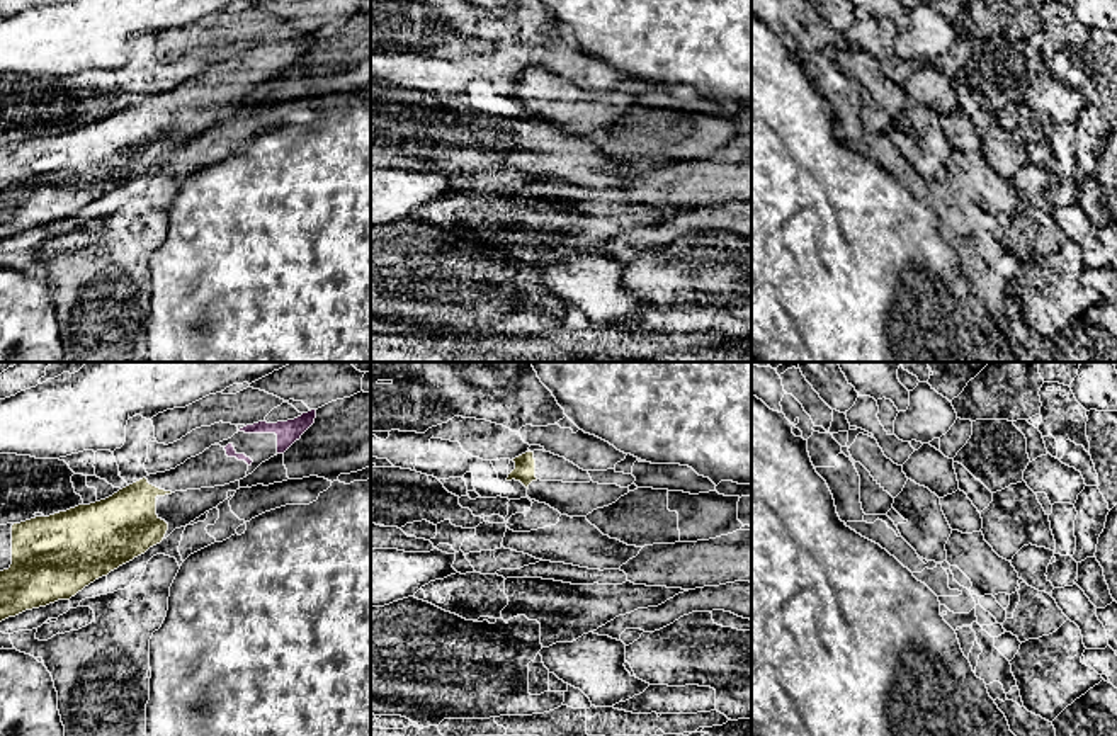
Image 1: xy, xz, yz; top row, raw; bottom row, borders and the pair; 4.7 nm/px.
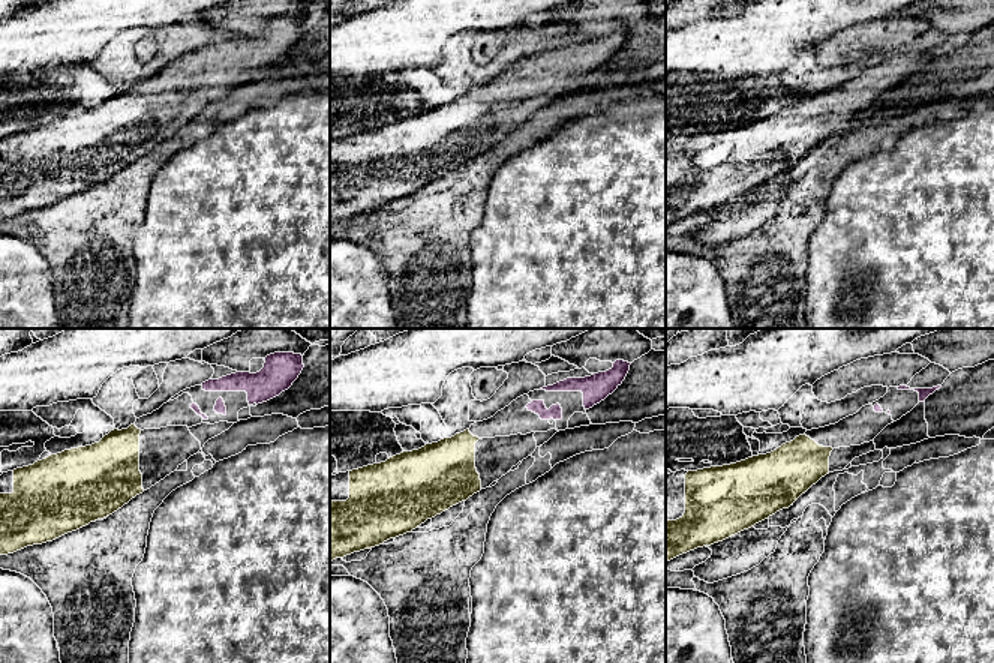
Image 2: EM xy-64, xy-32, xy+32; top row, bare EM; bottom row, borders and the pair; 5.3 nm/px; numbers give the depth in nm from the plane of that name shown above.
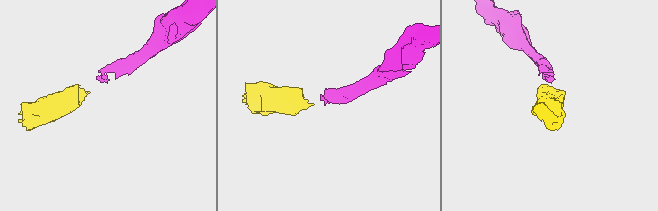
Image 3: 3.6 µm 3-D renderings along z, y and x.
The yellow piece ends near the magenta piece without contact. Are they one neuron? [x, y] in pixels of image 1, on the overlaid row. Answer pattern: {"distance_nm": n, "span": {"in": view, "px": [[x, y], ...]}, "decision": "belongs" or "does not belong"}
{"distance_nm": 320, "span": {"in": "xy", "px": [[170, 492], [226, 454]]}, "decision": "belongs"}

